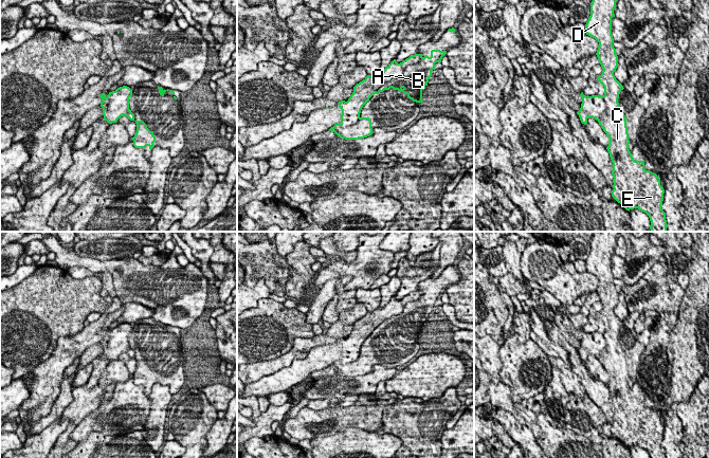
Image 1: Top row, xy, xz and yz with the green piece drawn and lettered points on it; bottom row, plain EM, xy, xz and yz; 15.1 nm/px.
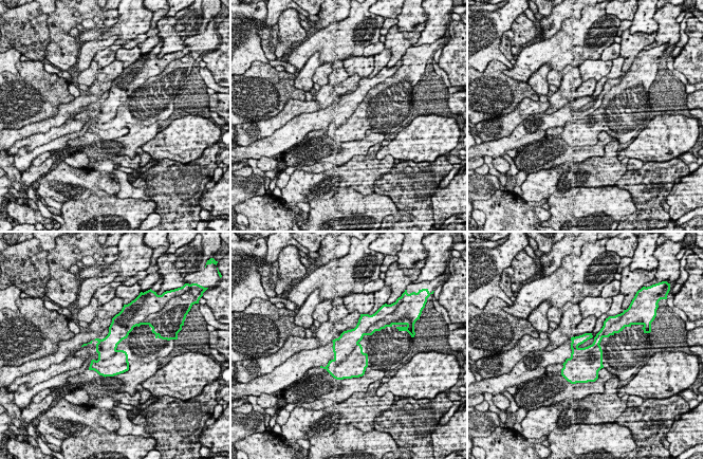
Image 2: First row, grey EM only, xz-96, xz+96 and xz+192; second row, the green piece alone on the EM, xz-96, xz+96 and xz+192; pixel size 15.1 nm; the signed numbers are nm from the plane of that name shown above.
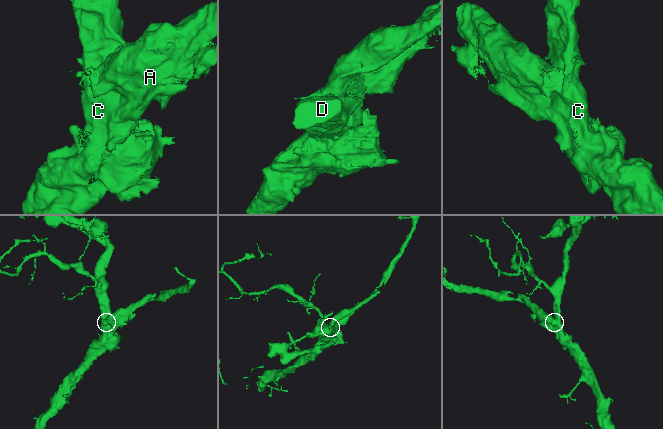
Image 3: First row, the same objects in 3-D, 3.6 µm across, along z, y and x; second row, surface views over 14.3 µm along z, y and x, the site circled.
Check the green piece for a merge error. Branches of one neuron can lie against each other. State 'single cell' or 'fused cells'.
fused cells

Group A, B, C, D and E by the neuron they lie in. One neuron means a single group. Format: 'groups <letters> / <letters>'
groups A C D E / B

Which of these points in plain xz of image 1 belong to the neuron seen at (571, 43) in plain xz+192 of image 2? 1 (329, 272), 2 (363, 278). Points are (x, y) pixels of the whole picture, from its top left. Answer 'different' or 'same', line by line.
1: same
2: same

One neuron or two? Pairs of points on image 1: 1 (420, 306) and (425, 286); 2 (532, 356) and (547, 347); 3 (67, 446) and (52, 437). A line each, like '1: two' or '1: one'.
1: one
2: two
3: two

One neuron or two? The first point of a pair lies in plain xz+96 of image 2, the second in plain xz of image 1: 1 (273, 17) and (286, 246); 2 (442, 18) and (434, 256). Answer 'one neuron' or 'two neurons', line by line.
1: one neuron
2: two neurons

